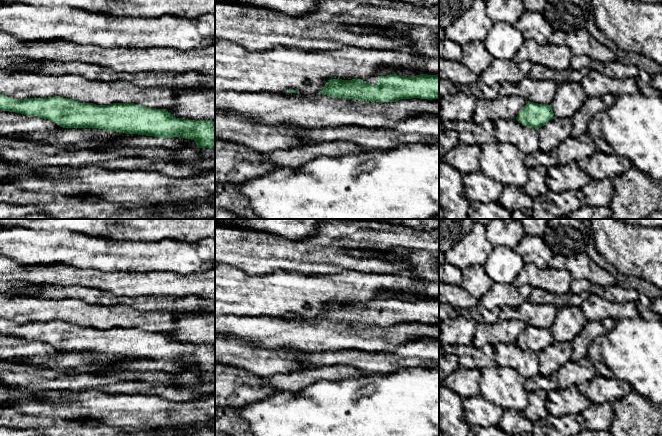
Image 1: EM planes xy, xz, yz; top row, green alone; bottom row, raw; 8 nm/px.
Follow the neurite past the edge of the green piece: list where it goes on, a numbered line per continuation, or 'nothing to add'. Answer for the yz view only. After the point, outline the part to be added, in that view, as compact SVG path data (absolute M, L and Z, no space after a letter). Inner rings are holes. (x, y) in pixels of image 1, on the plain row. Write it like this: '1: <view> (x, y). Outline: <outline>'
nothing to add

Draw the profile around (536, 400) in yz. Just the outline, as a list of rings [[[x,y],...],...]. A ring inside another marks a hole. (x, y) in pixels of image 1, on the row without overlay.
[[[536,390],[533,393],[528,393],[528,406],[522,414],[533,424],[541,418],[545,418],[549,413],[545,407],[546,392]]]

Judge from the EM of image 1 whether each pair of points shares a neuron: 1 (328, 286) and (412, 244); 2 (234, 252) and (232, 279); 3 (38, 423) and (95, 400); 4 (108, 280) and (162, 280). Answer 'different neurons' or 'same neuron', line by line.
1: different neurons
2: different neurons
3: different neurons
4: same neuron

